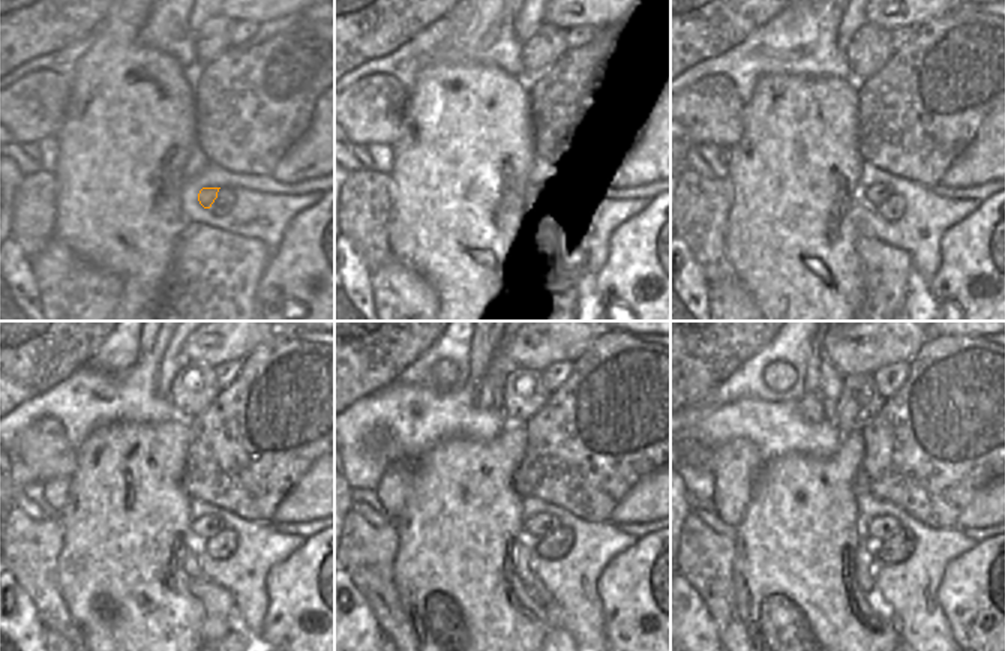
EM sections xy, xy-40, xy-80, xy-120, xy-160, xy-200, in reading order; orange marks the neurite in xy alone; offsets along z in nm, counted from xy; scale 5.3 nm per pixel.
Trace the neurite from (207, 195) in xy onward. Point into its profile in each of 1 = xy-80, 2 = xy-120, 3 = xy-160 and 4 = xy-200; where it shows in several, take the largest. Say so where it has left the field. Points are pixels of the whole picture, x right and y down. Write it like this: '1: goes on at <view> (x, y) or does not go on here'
1: goes on at xy-80 (873, 195)
2: goes on at xy-120 (207, 525)
3: goes on at xy-160 (540, 525)
4: goes on at xy-200 (881, 527)

